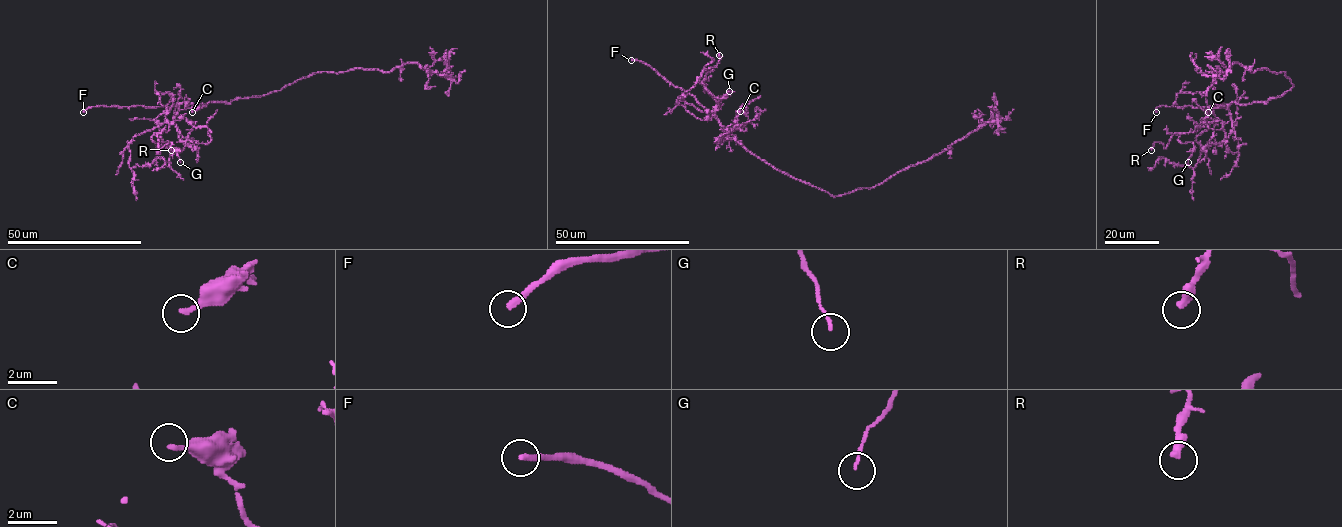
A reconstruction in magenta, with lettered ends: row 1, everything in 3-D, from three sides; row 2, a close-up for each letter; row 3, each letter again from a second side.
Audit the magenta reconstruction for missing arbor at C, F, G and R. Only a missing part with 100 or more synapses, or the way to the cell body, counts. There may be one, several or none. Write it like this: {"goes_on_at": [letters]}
{"goes_on_at": ["F"]}

